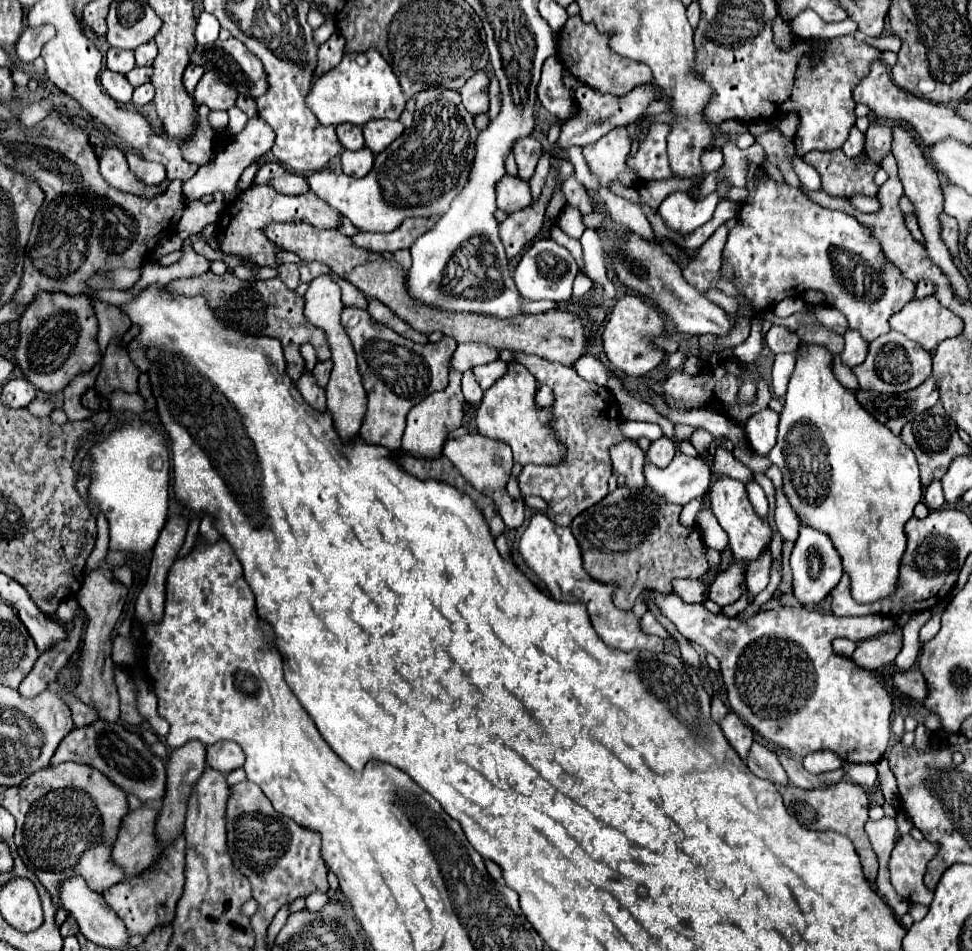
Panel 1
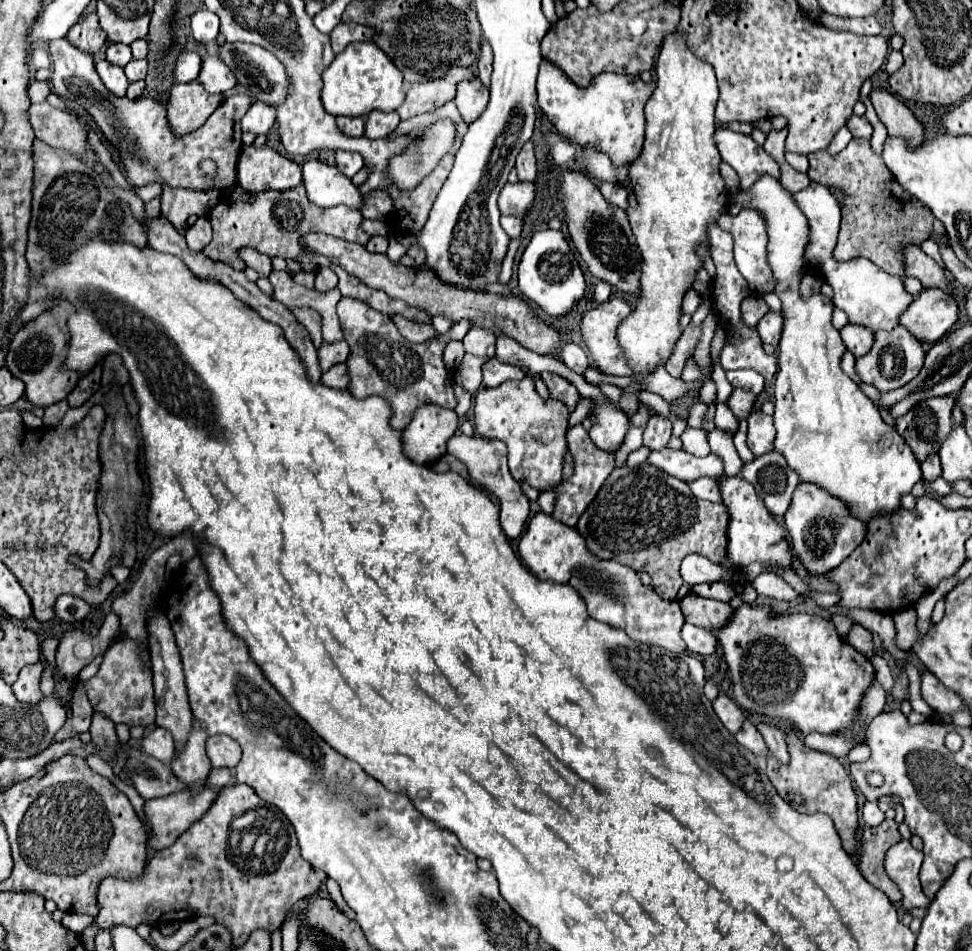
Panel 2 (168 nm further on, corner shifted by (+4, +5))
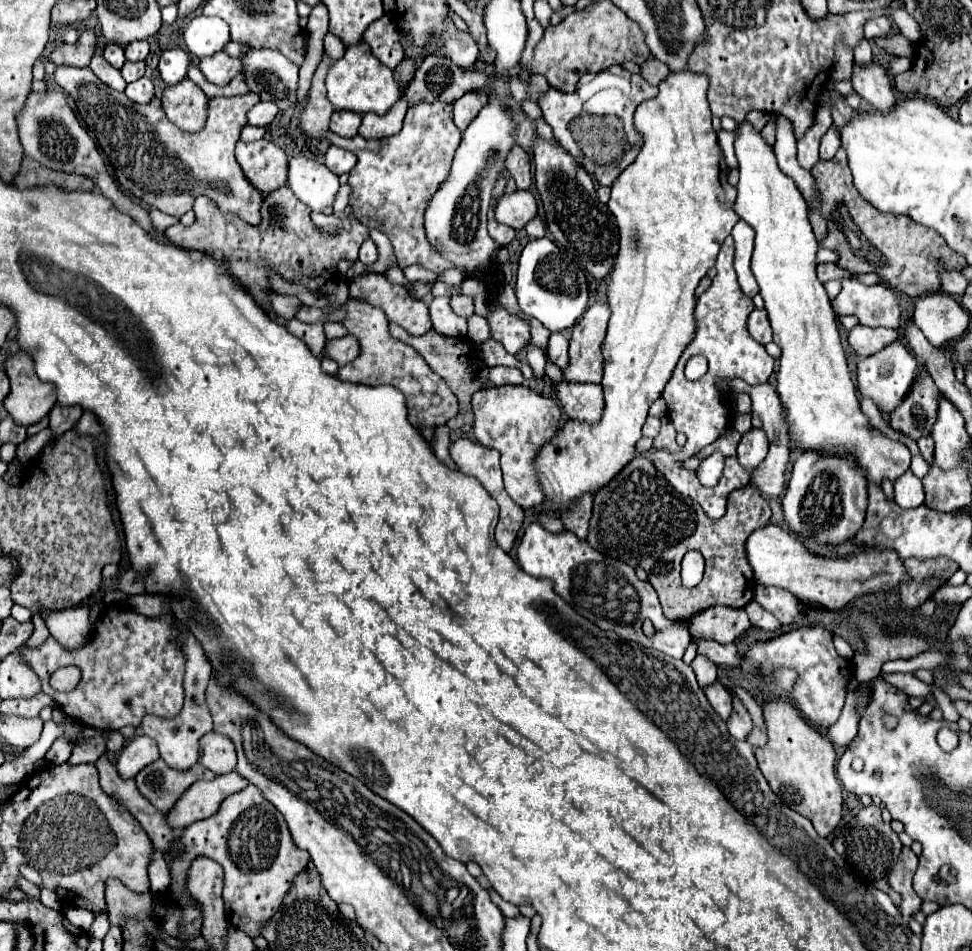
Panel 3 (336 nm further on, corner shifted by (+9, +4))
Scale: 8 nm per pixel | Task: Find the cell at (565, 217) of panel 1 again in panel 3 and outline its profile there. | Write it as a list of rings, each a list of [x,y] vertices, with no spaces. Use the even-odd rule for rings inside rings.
[[[548,237],[528,241],[518,263],[516,297],[520,309],[538,319],[546,329],[568,331],[588,307],[588,283],[584,271]]]

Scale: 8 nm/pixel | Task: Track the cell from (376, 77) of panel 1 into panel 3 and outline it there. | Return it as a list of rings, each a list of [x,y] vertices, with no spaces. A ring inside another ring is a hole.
[[[366,43],[348,47],[344,57],[330,67],[326,75],[326,91],[330,103],[338,111],[340,109],[352,111],[352,107],[362,107],[362,109],[382,109],[374,113],[384,115],[400,99],[400,87],[394,81],[394,73],[372,55],[372,49]]]

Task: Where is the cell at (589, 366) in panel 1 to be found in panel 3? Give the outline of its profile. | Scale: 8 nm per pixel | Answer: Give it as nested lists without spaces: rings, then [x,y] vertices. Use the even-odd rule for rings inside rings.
[[[552,333],[548,339],[548,359],[558,367],[568,363],[568,339],[562,333]]]

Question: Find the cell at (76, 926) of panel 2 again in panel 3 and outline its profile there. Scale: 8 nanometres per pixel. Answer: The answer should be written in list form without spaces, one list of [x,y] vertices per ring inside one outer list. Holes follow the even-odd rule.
[[[68,907],[68,909],[64,909],[64,915],[72,925],[76,925],[80,929],[90,929],[90,925],[94,923],[94,913],[80,909],[80,907]]]

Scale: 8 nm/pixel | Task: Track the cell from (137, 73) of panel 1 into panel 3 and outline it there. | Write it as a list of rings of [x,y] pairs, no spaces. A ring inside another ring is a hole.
[[[126,61],[120,71],[122,71],[122,77],[126,79],[126,83],[132,83],[132,81],[136,81],[136,79],[140,79],[144,75],[144,69],[146,69],[144,61],[136,61],[136,63]]]

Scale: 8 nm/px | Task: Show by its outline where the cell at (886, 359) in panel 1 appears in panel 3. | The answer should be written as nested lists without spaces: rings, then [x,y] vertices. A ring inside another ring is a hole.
[[[896,341],[896,343],[888,345],[884,351],[876,353],[872,357],[866,357],[858,363],[858,379],[856,379],[858,385],[856,387],[858,387],[860,395],[872,399],[882,413],[892,413],[902,403],[902,399],[908,395],[910,385],[916,379],[916,369],[918,369],[916,357],[908,351],[908,347],[904,347]]]

